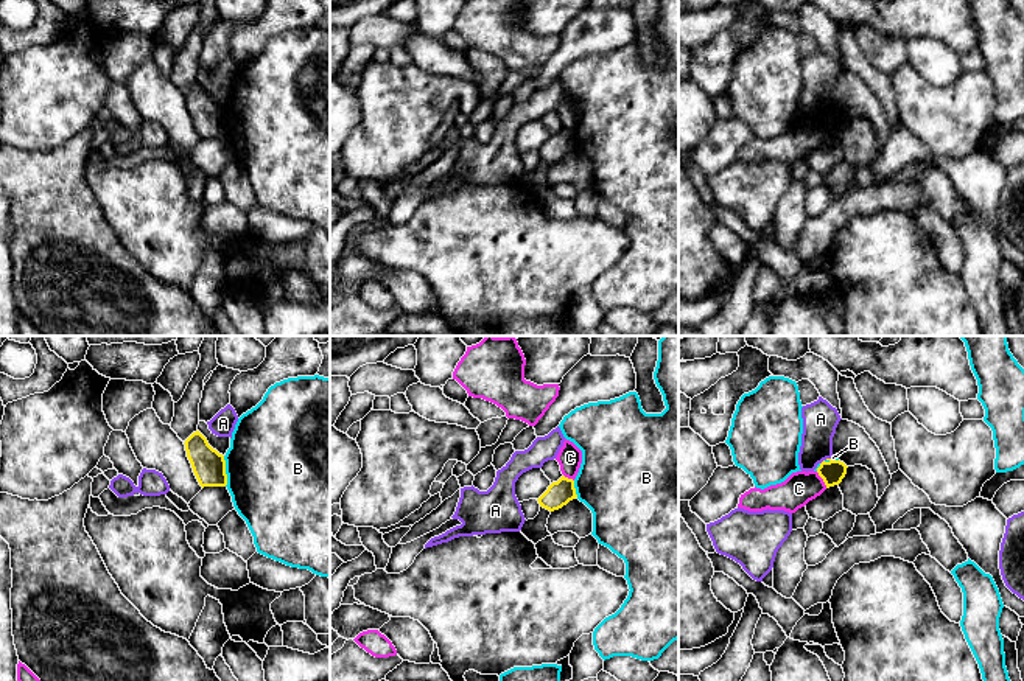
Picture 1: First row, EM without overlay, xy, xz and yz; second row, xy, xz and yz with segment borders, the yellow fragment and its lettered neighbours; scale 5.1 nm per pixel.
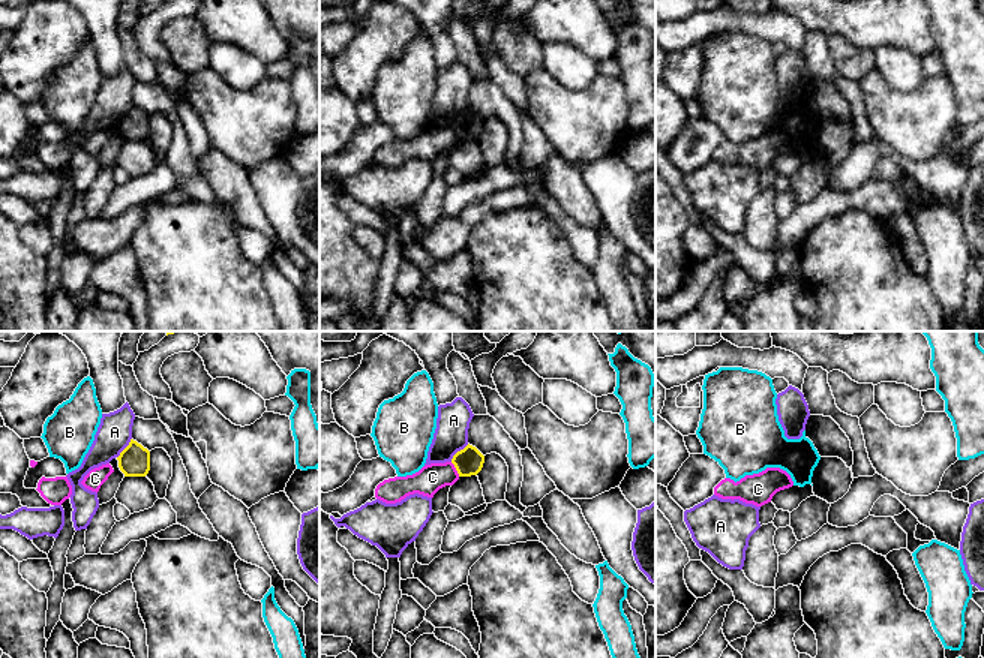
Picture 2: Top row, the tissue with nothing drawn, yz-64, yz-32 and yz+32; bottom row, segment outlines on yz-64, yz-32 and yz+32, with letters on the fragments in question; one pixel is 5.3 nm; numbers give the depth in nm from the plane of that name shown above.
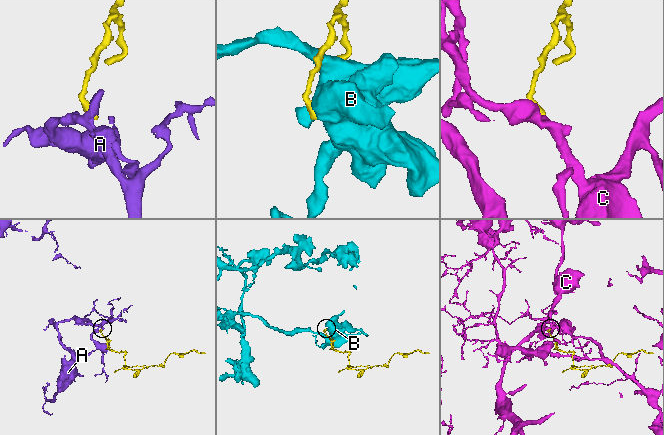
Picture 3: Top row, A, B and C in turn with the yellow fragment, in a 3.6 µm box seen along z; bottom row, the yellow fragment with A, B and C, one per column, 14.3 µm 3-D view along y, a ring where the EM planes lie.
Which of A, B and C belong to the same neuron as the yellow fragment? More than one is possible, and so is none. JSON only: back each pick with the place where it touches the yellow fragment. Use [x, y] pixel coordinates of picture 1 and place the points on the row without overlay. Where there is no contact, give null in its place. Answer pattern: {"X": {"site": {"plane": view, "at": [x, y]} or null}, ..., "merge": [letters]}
{"merge": []}

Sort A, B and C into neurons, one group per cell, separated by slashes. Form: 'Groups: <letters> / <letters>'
Groups: A / B / C

